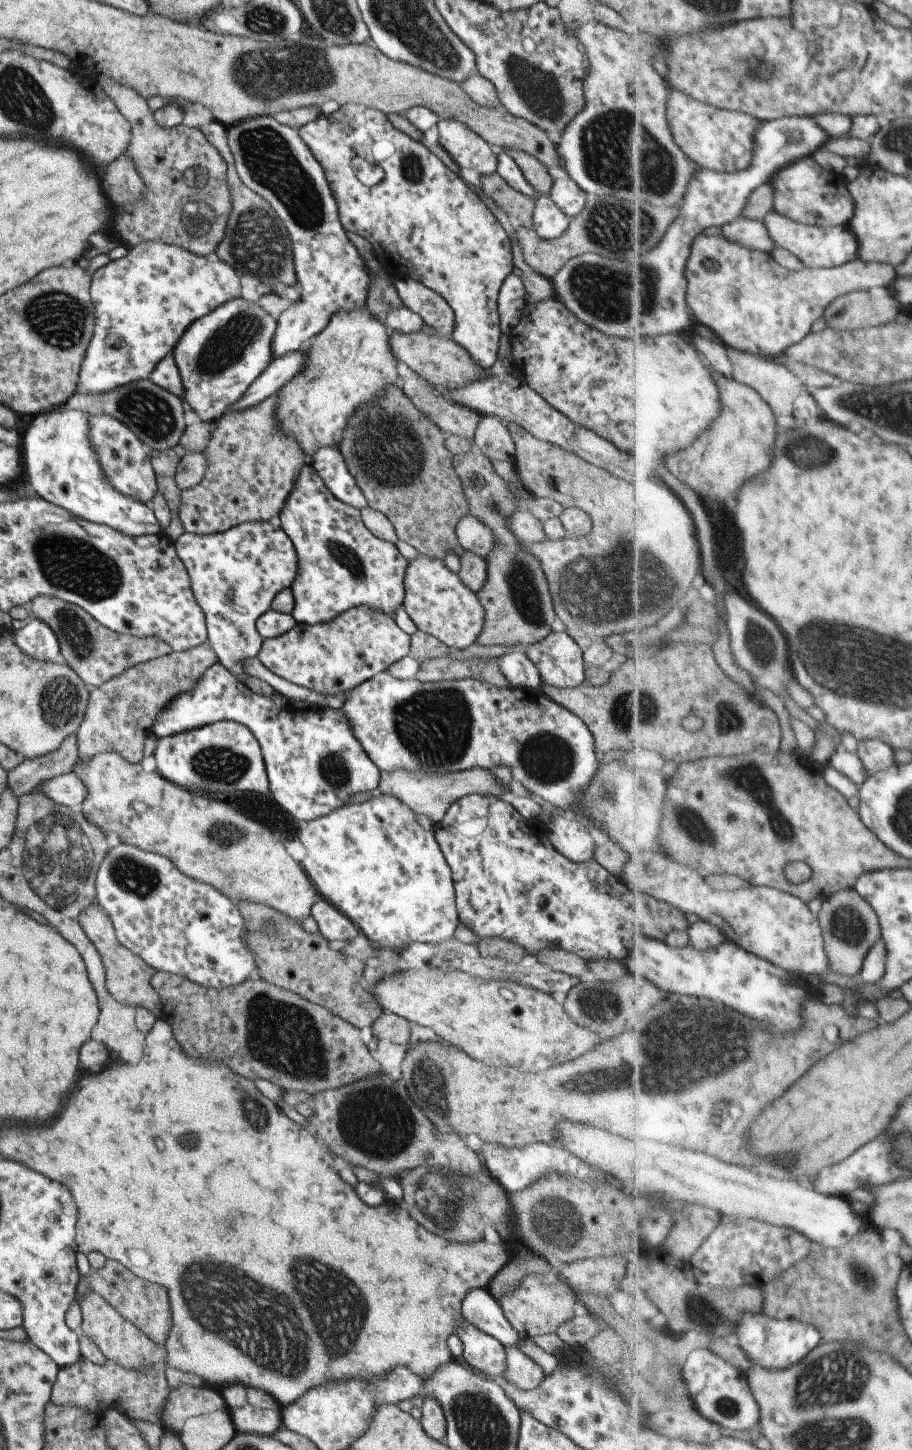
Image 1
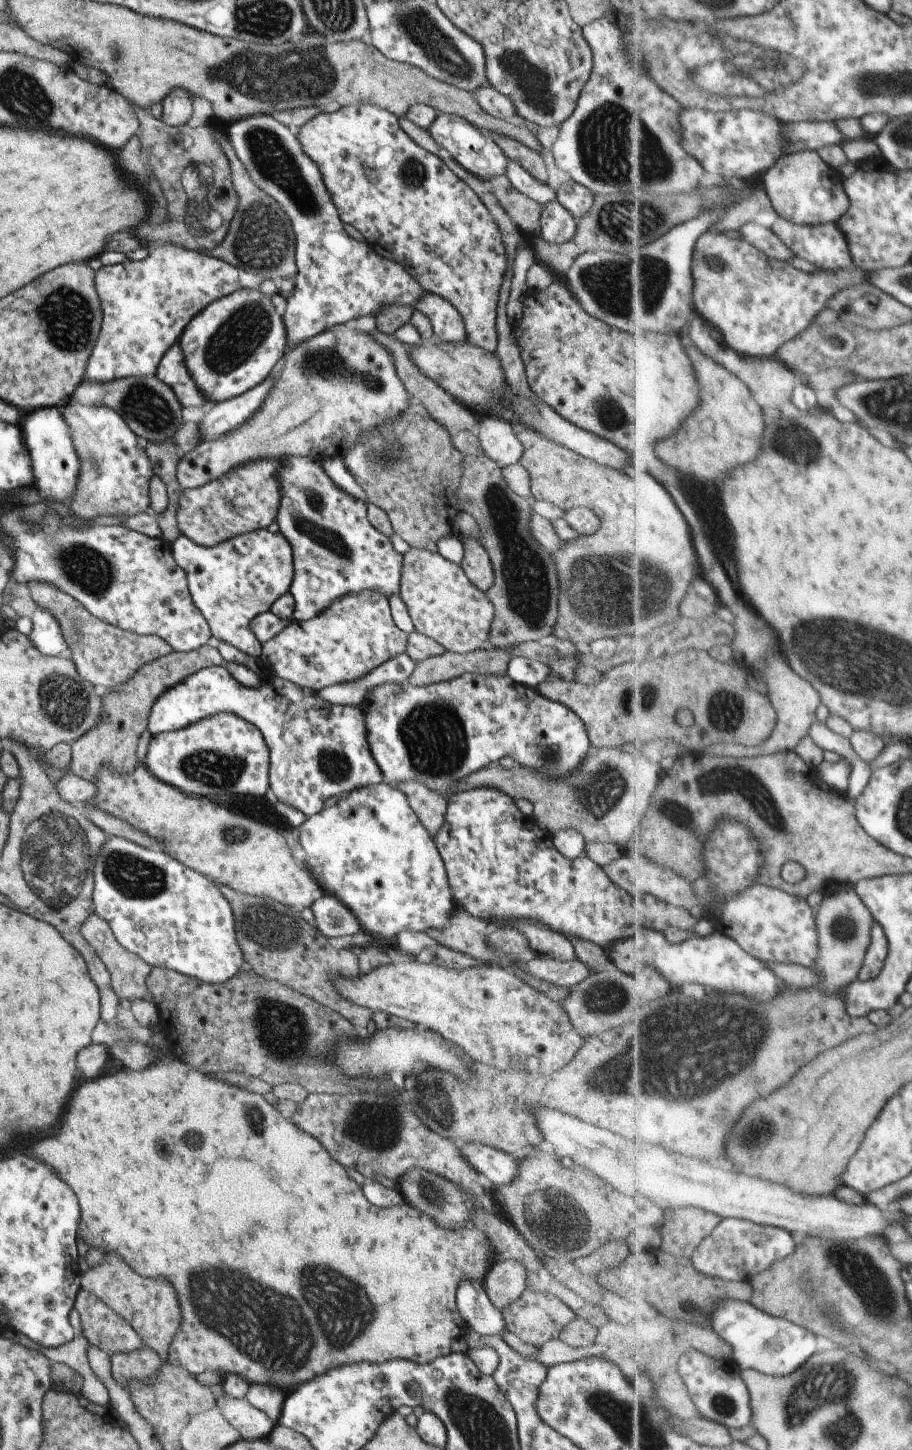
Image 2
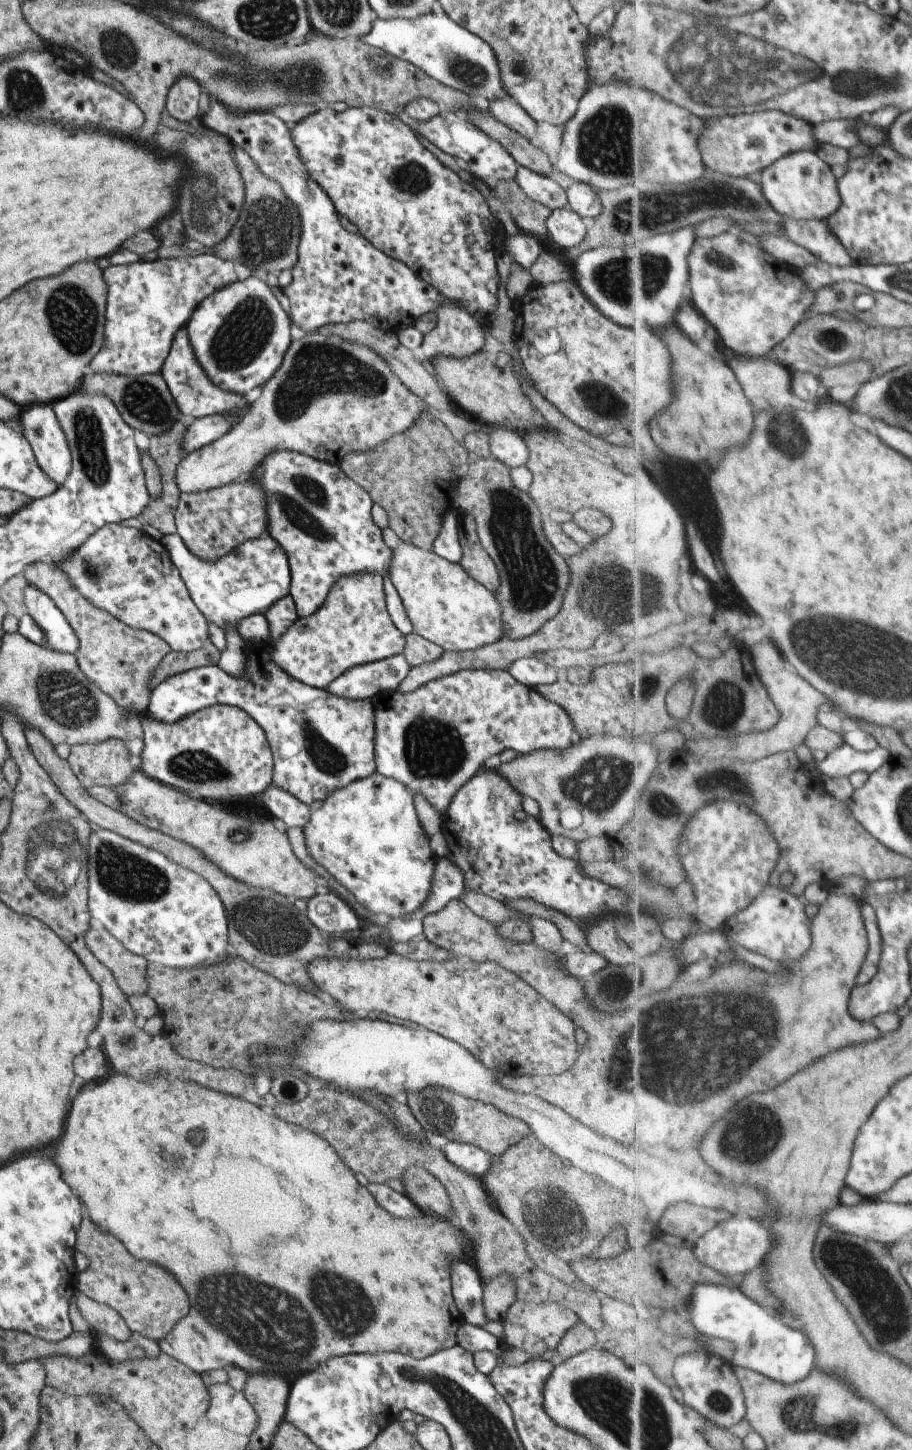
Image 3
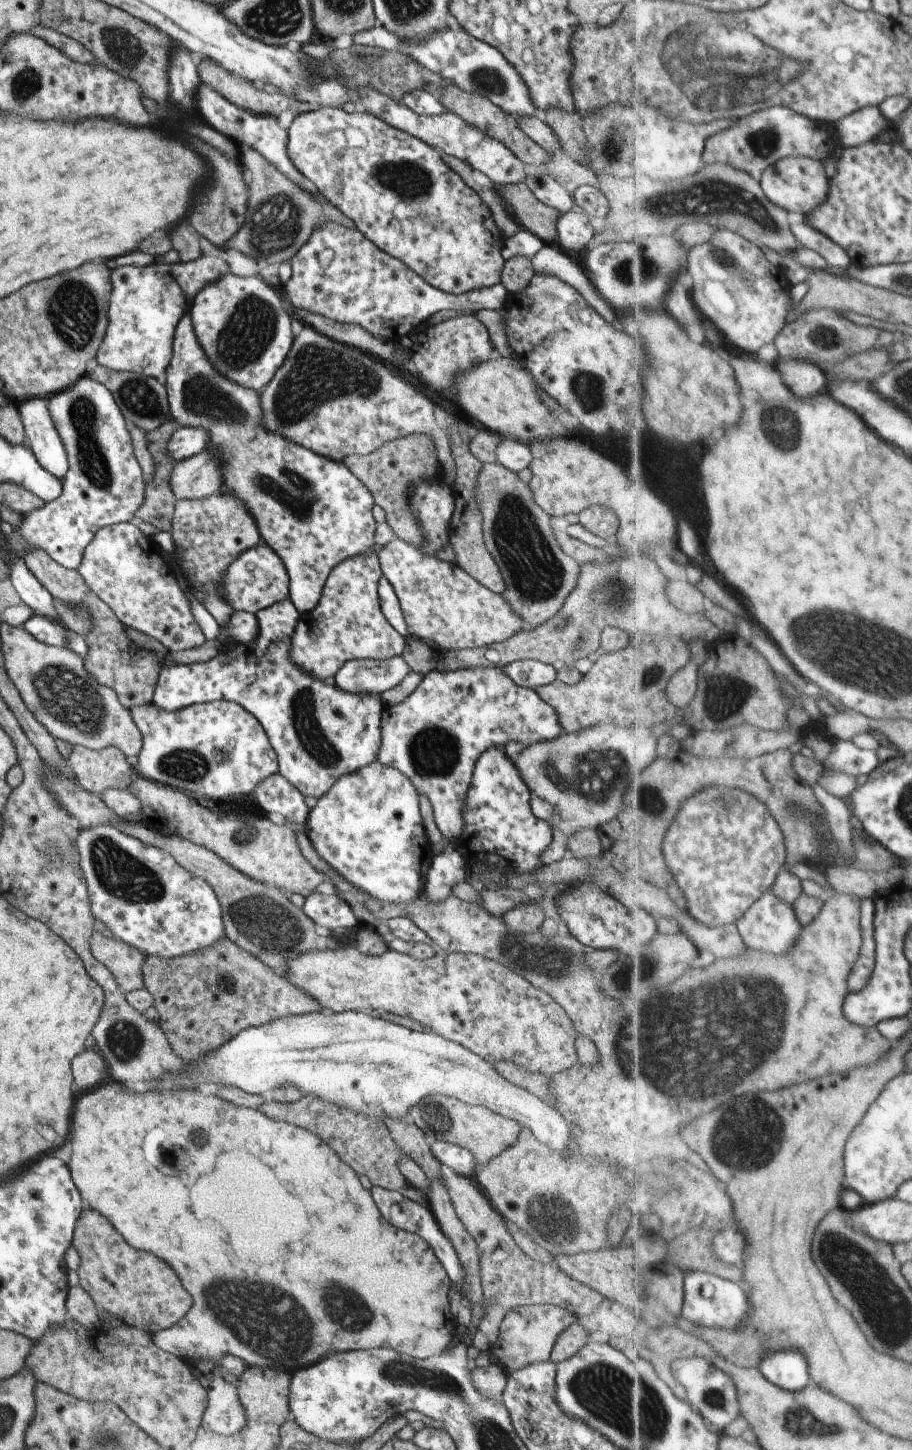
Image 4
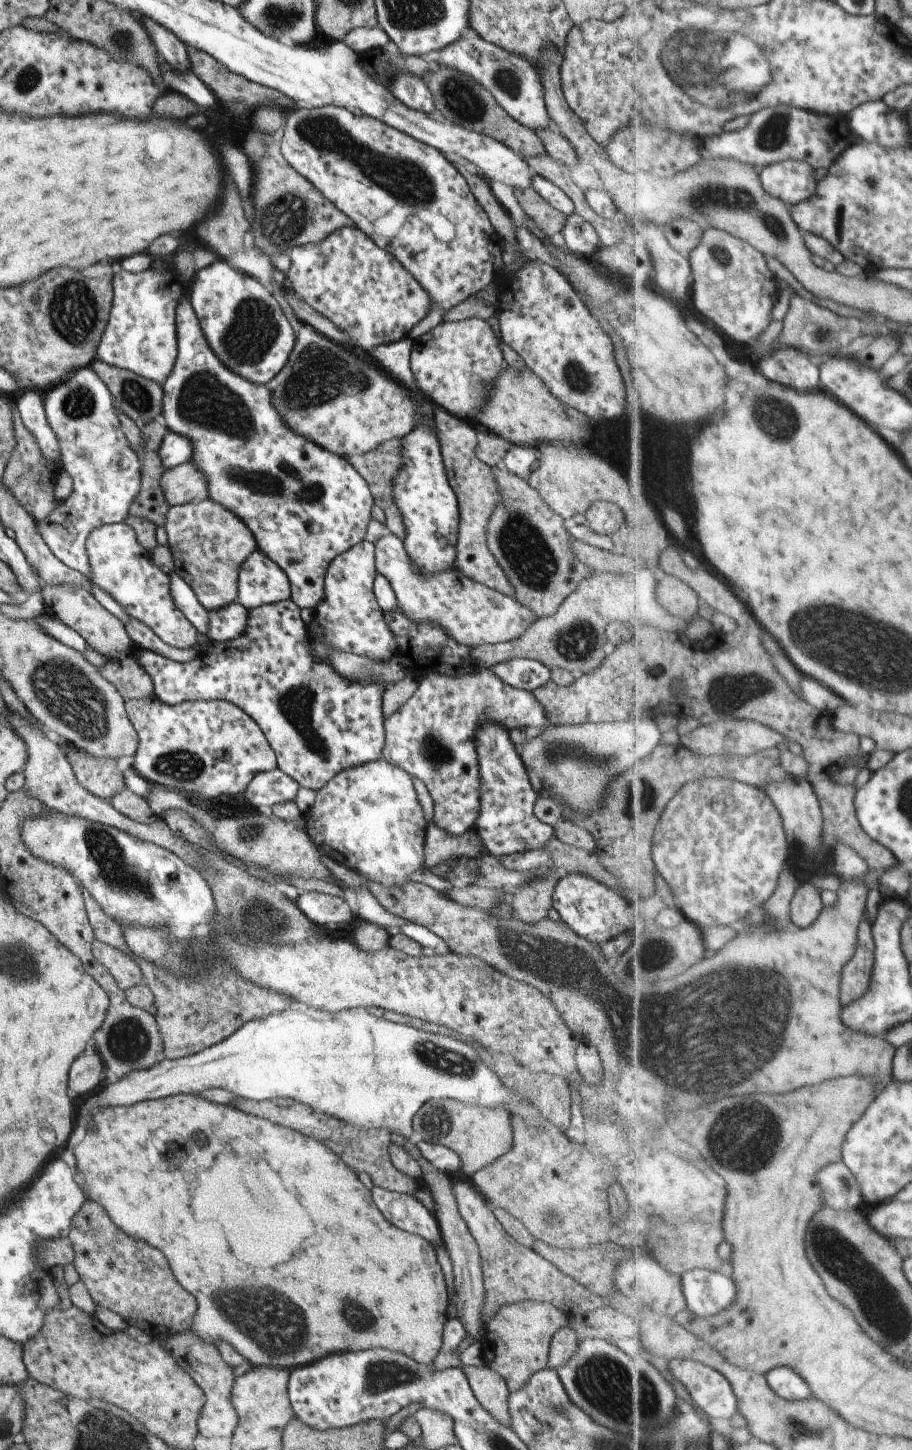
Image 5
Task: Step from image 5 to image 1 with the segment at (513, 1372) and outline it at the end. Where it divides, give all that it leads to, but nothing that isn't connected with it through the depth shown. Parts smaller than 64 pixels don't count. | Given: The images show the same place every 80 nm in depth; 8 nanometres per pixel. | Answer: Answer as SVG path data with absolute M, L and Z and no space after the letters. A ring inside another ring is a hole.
M547 1268L547 1272L528 1274L522 1283L510 1293L504 1294L498 1302L503 1316L516 1330L518 1336L534 1339L535 1336L553 1334L560 1324L573 1316L573 1304L577 1301L574 1290L568 1286L568 1282L557 1274L553 1268Z

